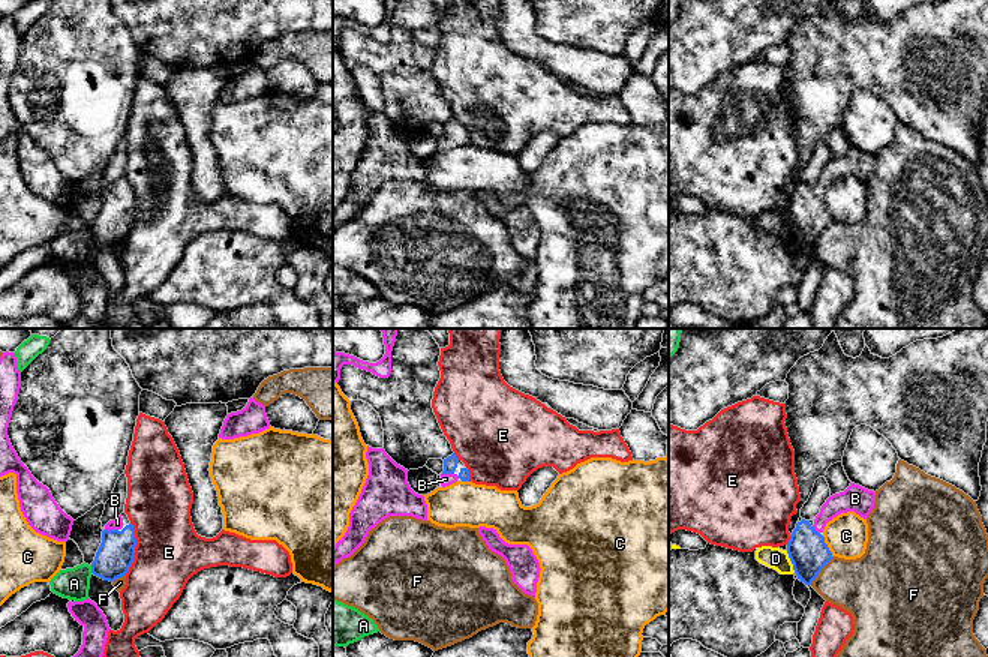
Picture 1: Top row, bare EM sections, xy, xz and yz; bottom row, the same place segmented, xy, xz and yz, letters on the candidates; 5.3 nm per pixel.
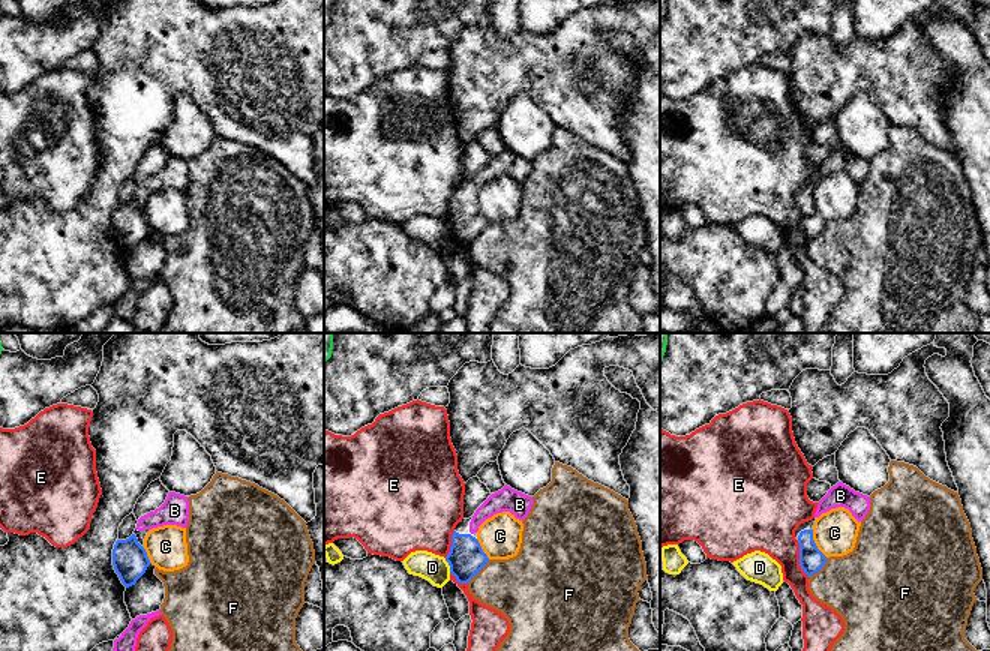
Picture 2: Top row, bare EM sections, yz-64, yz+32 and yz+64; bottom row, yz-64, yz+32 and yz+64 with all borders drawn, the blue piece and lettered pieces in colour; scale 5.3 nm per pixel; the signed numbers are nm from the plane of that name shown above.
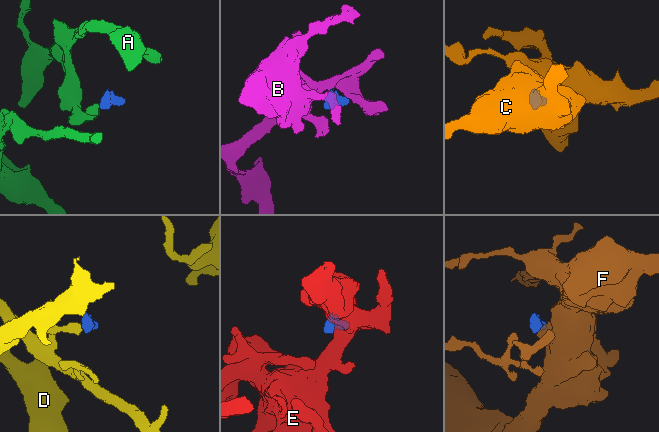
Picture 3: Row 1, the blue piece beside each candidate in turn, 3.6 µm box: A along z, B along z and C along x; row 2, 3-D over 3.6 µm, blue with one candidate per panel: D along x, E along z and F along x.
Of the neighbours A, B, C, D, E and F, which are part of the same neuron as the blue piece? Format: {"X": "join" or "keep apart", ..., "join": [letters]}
{"A": "keep apart", "B": "join", "C": "keep apart", "D": "keep apart", "E": "keep apart", "F": "keep apart", "join": ["B"]}

